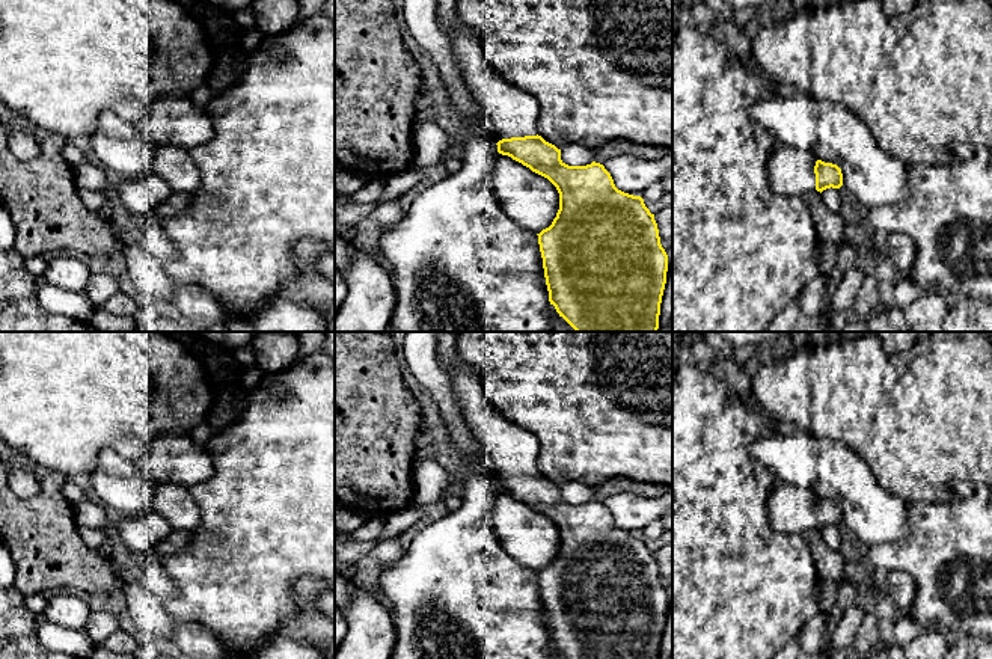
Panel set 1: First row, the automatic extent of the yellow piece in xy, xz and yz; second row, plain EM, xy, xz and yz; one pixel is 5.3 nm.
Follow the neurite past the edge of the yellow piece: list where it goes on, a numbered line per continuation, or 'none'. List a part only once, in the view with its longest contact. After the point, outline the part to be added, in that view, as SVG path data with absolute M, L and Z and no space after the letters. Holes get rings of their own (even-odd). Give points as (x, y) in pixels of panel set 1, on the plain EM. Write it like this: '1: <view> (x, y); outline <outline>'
1: xz (513, 450); outline M439 359L439 363L448 377L451 391L460 404L466 424L485 454L493 460L498 475L502 478L511 475L537 474L537 455L540 451L537 436L526 428L502 418L491 407L484 391L479 369L470 363L451 362L446 359Z

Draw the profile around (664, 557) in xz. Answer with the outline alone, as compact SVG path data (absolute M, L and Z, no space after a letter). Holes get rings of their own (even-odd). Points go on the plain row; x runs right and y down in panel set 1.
M672 541L654 553L660 582L668 593L666 621L660 641L659 659L672 659Z

